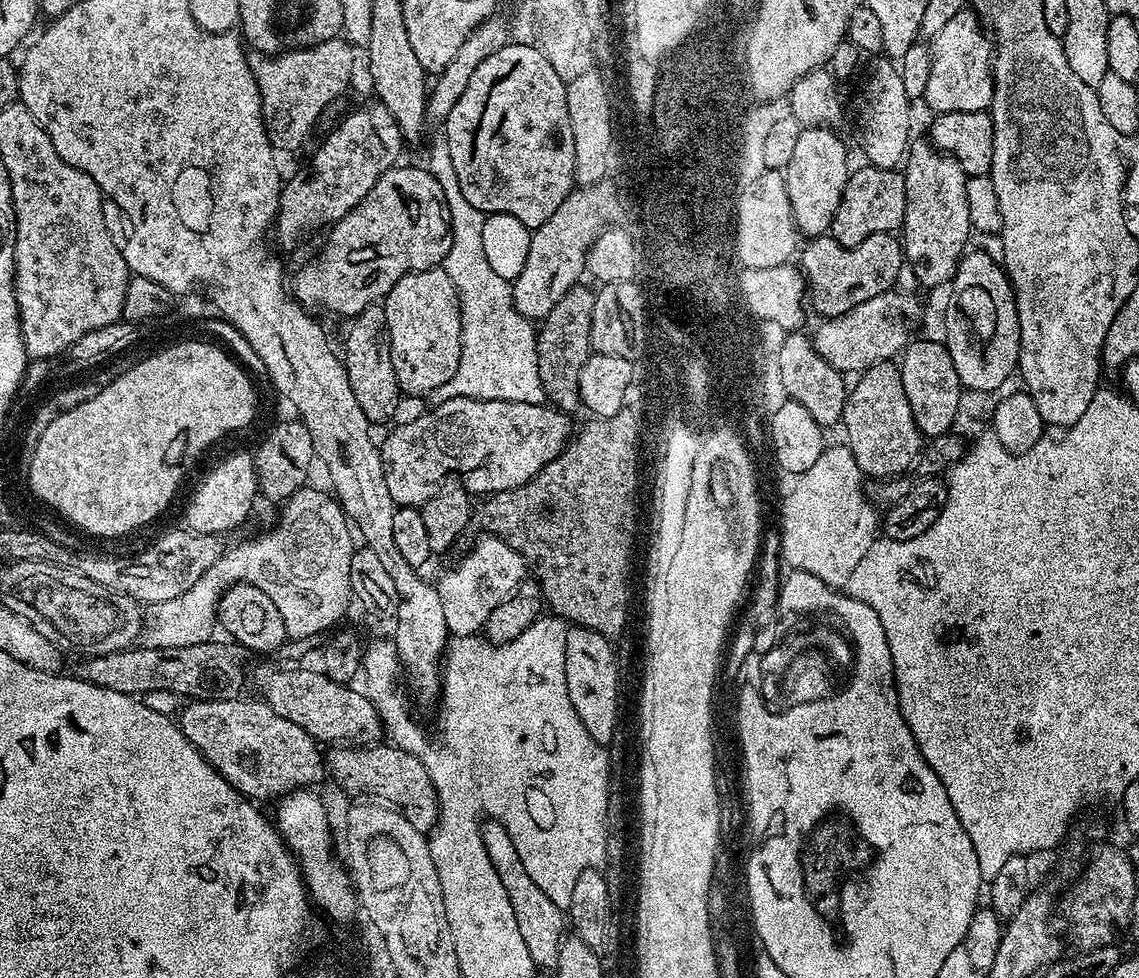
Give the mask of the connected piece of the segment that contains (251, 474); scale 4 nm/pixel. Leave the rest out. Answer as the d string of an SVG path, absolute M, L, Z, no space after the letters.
M236 452L228 456L200 485L192 496L184 516L187 527L201 536L225 534L231 528L236 528L252 512L252 503L258 500L258 485L256 483L256 462L251 455Z

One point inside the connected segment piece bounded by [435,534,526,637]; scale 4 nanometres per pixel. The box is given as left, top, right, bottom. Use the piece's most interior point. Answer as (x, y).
(492, 570)

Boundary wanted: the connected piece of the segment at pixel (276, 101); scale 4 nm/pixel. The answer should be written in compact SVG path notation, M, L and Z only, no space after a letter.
M339 36L314 47L265 54L248 52L248 65L258 82L263 118L273 147L294 150L304 143L322 112L347 88L354 72L354 50Z

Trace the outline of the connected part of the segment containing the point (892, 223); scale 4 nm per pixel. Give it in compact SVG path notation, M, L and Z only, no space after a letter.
M863 166L849 175L842 202L838 202L838 210L832 219L830 235L843 248L858 246L858 242L866 242L870 234L883 232L899 233L904 227L906 214L906 182L904 173L891 168L874 168Z

